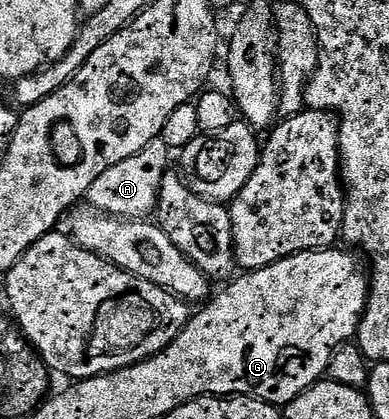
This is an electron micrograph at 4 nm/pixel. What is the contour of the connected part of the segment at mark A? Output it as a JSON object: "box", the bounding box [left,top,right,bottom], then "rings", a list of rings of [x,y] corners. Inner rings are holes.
{"box":[88,137,172,220],"rings":[[[161,137],[153,139],[140,153],[128,157],[128,161],[120,161],[120,165],[112,165],[112,169],[104,169],[104,173],[92,181],[88,200],[98,207],[99,212],[122,219],[134,220],[149,216],[160,193],[161,179],[171,166],[170,155],[172,149]]]}

